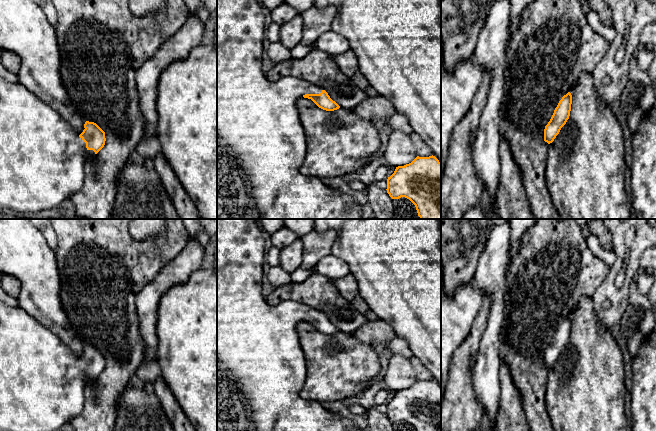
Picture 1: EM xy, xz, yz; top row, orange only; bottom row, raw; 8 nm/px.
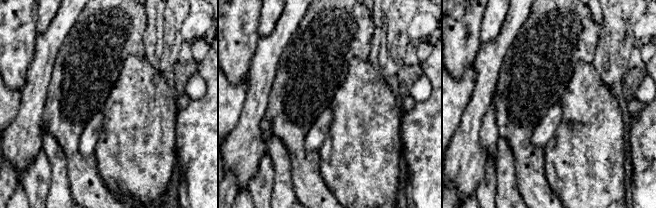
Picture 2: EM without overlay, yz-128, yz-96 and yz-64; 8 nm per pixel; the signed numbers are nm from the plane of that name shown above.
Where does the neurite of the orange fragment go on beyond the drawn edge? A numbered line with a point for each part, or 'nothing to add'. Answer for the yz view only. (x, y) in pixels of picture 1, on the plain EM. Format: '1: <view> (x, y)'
nothing to add

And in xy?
1: xy (42, 382)

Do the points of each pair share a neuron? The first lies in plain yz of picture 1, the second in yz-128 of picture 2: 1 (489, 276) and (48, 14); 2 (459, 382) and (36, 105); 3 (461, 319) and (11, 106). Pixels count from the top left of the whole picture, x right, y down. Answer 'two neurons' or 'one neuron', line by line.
1: one neuron
2: one neuron
3: one neuron

